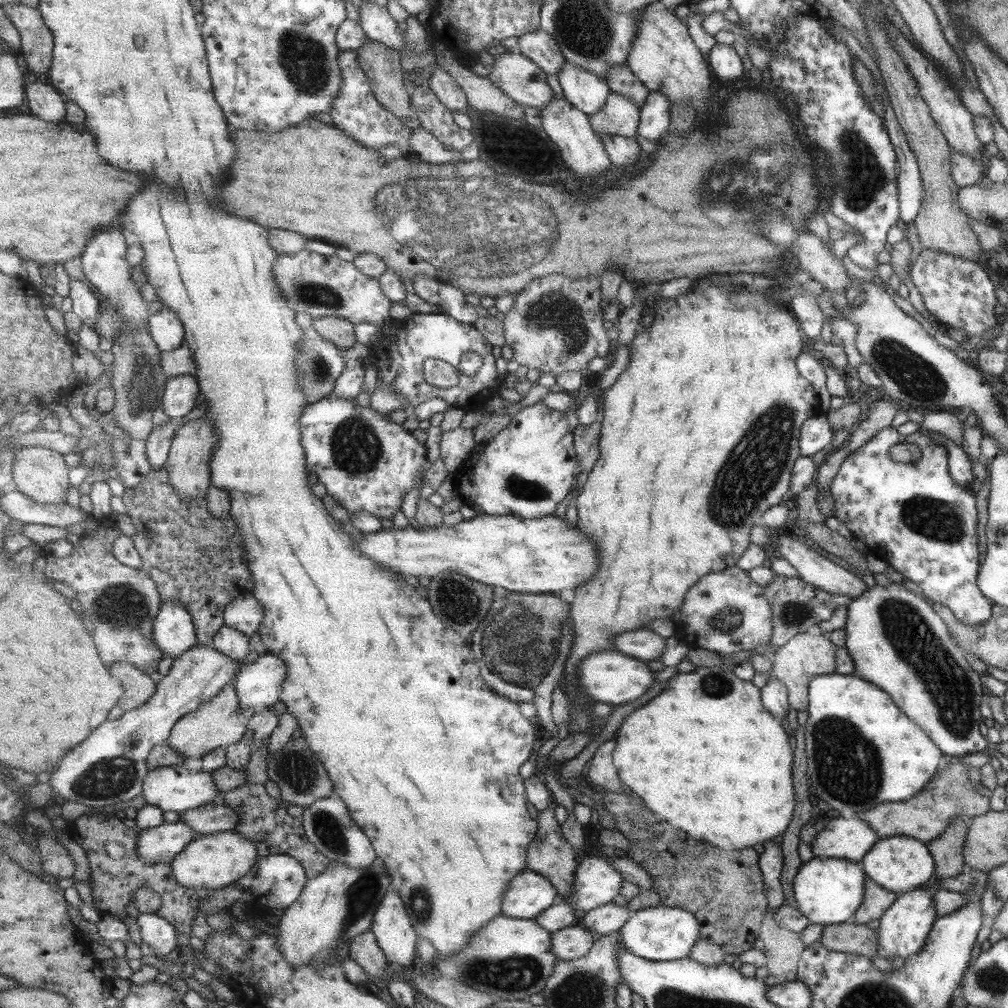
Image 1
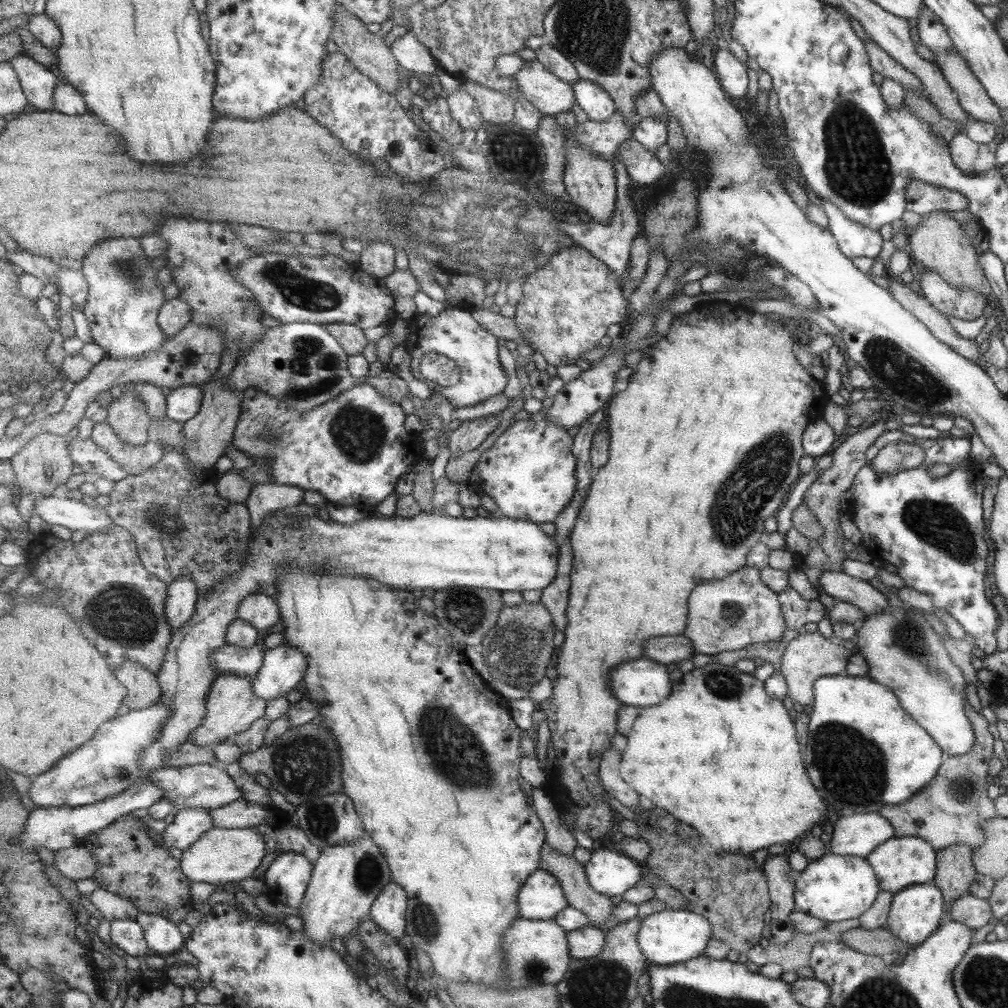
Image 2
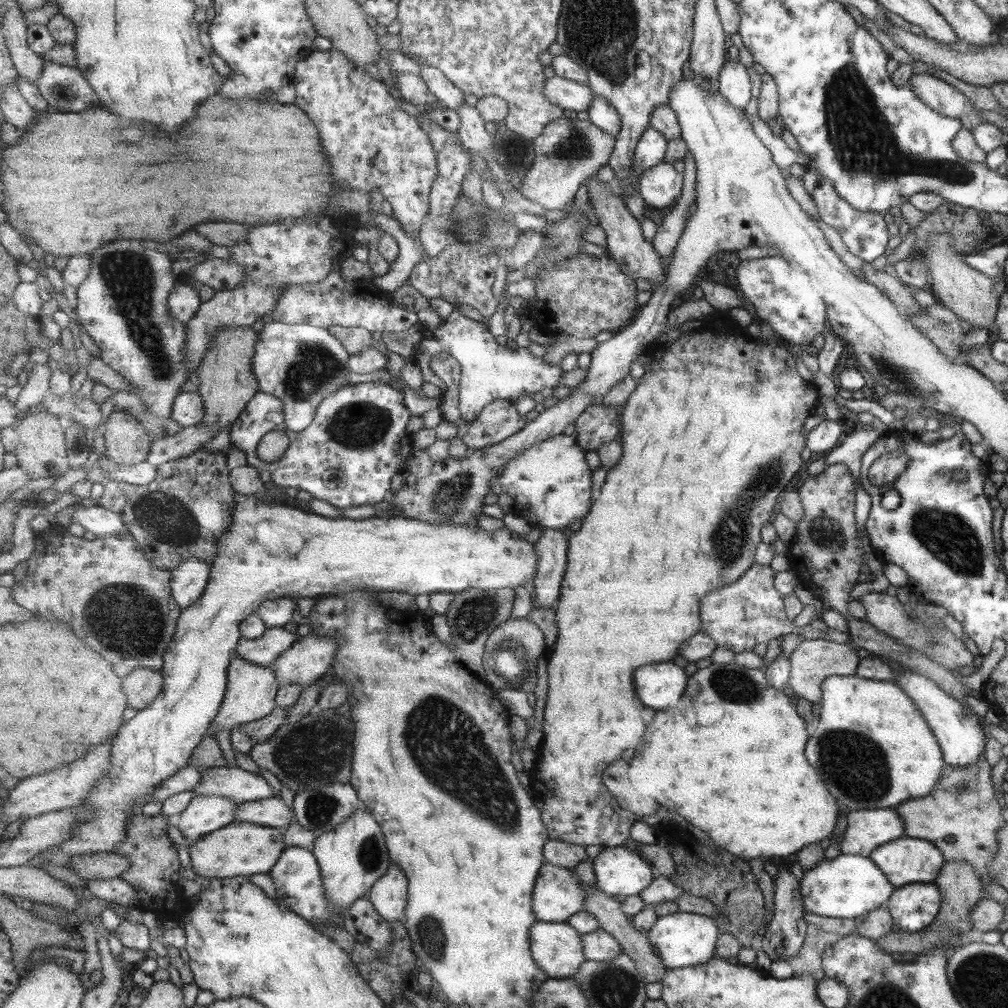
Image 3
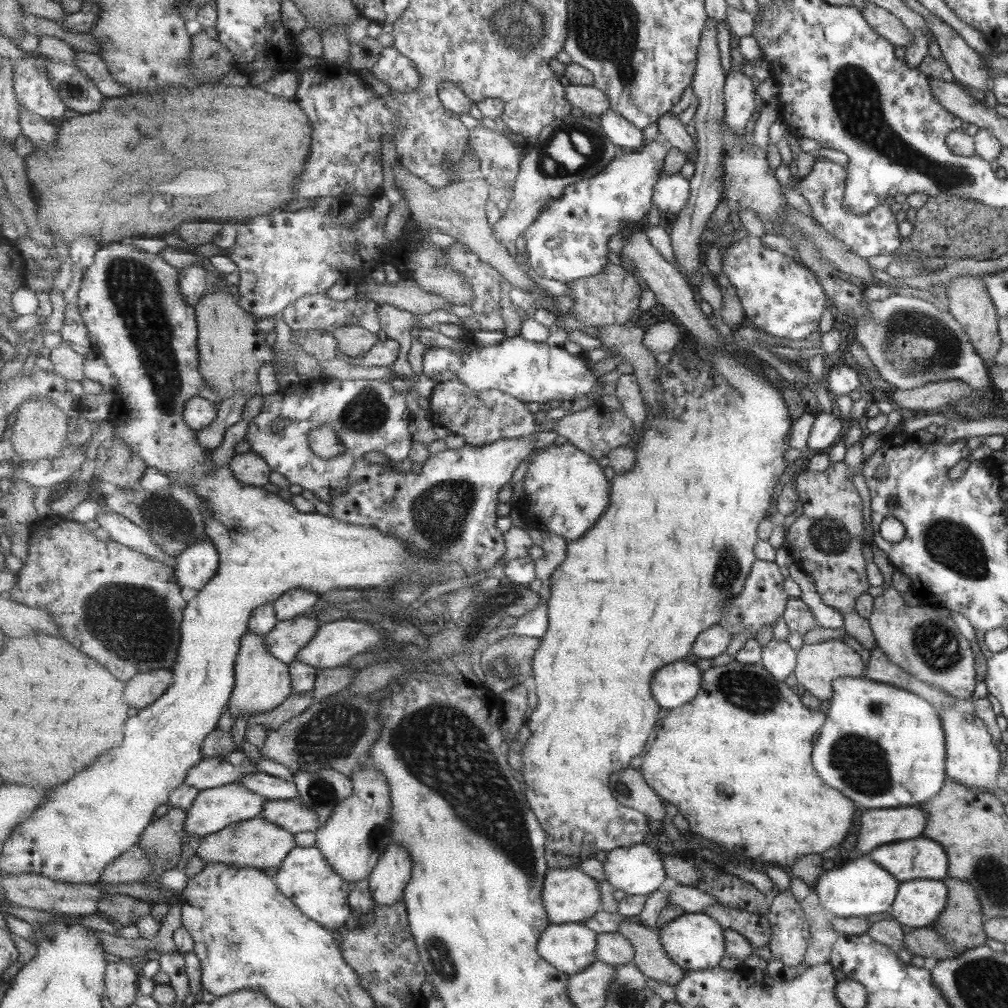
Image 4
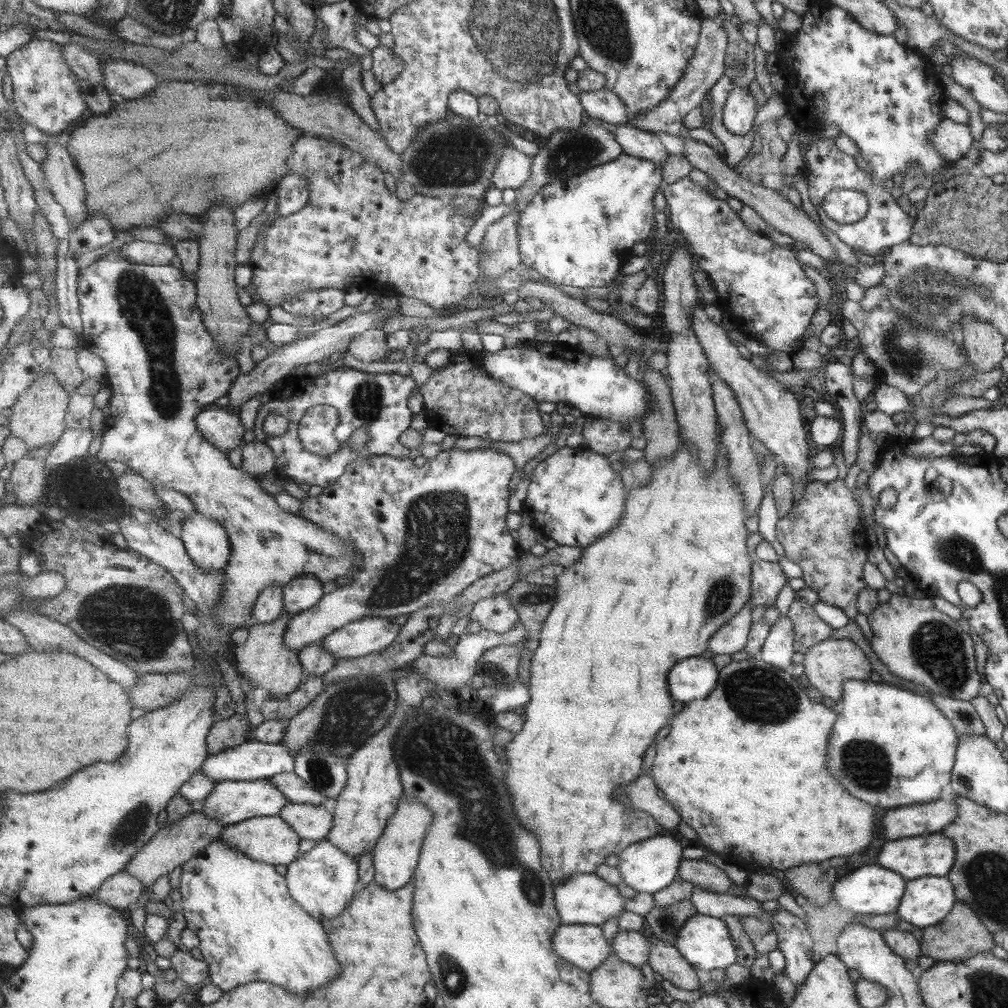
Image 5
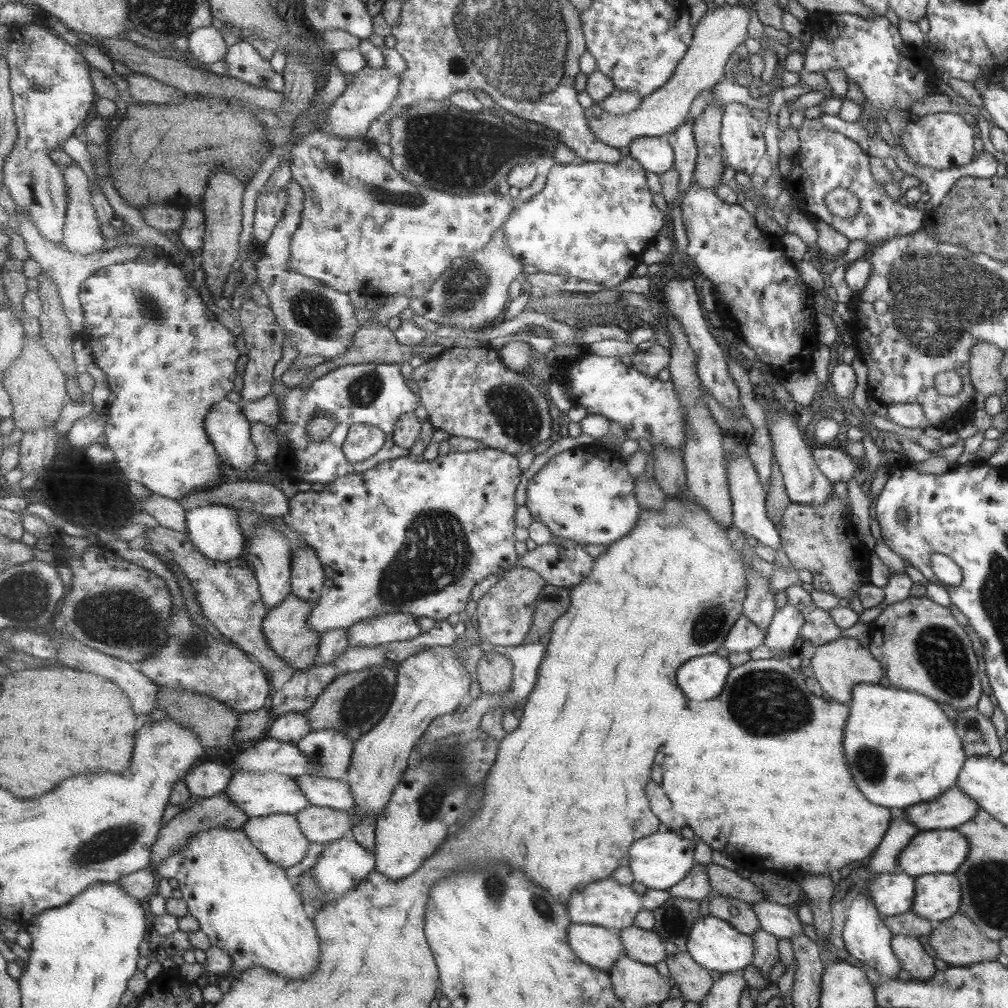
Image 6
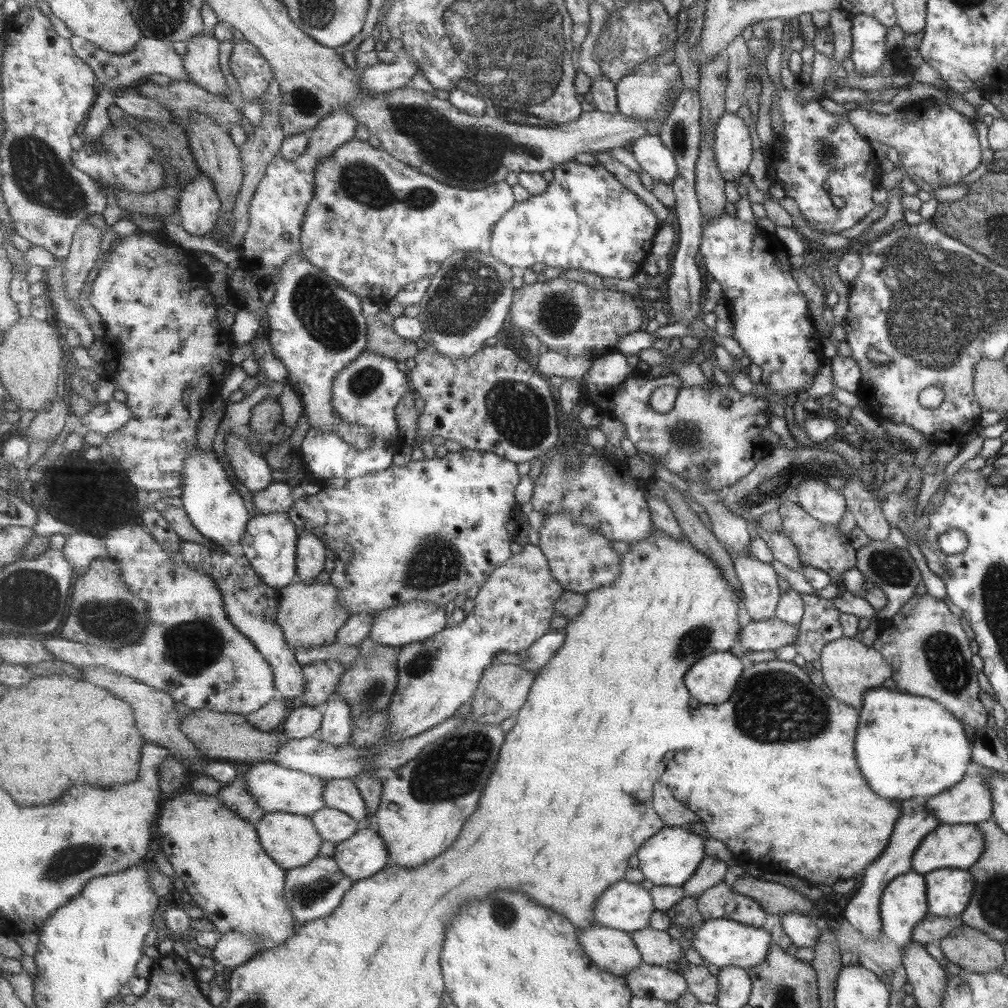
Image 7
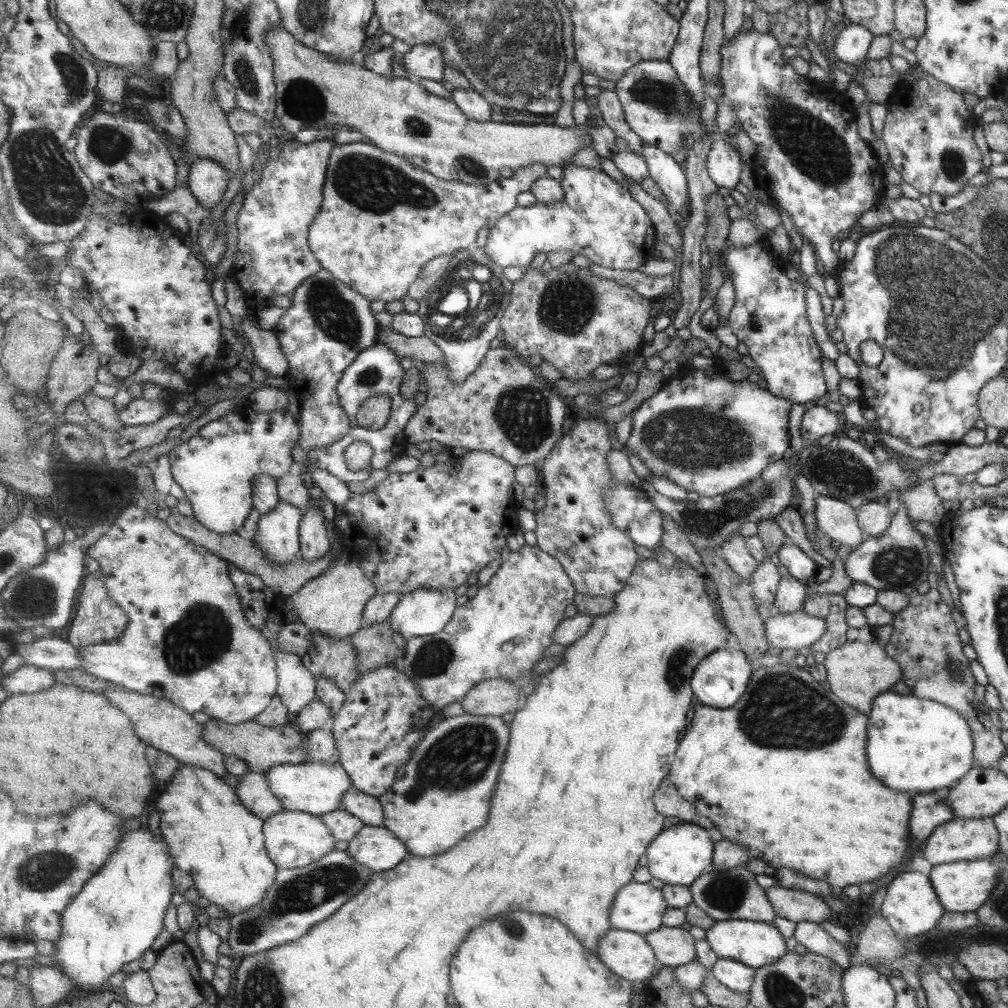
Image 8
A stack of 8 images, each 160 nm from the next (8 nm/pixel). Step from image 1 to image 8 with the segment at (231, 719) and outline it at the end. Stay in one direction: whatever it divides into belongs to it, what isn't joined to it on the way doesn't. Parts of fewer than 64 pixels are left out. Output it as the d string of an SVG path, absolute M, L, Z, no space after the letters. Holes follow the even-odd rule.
M343 547L334 567L327 569L319 578L309 581L299 592L285 598L298 614L299 623L313 634L321 631L331 641L351 638L363 628L363 613L367 603L377 595L377 587L361 568L360 557Z

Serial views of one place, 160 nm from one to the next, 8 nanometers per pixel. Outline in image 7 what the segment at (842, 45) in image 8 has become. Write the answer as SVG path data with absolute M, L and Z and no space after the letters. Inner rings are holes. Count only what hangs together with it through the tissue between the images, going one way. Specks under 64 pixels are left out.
M854 14L850 16L850 21L852 47L849 57L854 64L855 74L857 76L875 75L876 70L879 70L885 62L887 62L887 64L893 64L897 72L902 72L901 66L899 66L899 57L908 57L909 60L914 60L913 56L905 53L903 49L893 50L893 52L888 51L886 47L887 28L871 15Z

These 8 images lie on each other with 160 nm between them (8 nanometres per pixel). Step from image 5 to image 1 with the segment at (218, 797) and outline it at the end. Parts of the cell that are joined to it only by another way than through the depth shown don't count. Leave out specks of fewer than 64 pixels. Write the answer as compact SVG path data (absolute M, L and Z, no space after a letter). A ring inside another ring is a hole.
M184 822L165 823L139 832L138 853L143 862L172 863L195 838L196 832Z

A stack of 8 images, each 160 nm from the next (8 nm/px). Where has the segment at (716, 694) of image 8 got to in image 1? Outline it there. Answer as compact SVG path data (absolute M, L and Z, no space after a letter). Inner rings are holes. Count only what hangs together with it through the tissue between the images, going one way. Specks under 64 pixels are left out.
M614 650L599 652L587 656L578 669L578 681L581 689L591 695L593 701L605 703L610 706L625 704L636 700L651 684L651 672L647 666L635 658Z

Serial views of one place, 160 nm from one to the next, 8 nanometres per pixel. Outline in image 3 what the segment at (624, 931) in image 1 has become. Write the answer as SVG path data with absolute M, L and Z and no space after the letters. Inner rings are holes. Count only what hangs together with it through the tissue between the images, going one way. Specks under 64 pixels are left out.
M675 911L656 918L646 937L652 951L659 957L666 969L695 966L713 958L719 927L712 917Z

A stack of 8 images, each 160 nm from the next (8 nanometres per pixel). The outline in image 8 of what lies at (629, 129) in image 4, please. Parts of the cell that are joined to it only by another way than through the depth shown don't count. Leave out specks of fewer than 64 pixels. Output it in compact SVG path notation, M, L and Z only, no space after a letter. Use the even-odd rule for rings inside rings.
M643 143L639 155L647 165L649 178L653 179L661 190L661 194L669 200L668 212L670 214L685 212L685 208L689 204L687 179L671 154L661 151L651 144Z

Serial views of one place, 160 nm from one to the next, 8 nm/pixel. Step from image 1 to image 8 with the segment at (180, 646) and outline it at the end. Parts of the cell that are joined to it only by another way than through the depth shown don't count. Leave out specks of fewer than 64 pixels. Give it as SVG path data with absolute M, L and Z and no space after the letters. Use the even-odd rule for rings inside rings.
M247 404L240 405L232 411L228 412L226 415L218 418L217 420L211 421L205 424L199 433L195 437L191 438L187 442L182 442L180 445L175 446L169 452L169 462L171 464L171 472L173 474L174 480L182 487L186 498L192 506L192 510L197 520L206 526L209 530L216 532L217 534L235 534L242 533L242 528L245 526L245 520L249 518L251 514L251 508L254 507L254 494L253 494L253 477L257 473L267 473L268 475L273 475L275 478L281 478L287 474L292 474L296 471L295 463L291 457L291 450L293 450L293 444L299 444L299 440L302 435L302 428L300 426L299 420L293 419L293 416L287 408L283 410L274 410L273 412L256 412L253 407Z

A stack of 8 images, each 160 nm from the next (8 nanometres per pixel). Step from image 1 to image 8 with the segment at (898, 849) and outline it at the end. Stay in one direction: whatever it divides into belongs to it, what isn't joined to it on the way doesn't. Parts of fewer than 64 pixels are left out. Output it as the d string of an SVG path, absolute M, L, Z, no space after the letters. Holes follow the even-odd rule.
M953 818L936 826L928 837L928 840L921 846L922 857L934 867L949 862L969 862L985 860L998 850L999 831L995 823L989 818Z

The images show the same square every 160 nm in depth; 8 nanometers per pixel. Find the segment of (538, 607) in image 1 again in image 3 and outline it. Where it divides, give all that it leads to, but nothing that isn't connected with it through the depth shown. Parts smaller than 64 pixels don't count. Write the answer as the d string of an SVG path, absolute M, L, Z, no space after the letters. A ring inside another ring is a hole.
M511 617L507 622L501 624L486 644L484 668L488 672L495 672L495 676L491 680L487 680L489 684L497 684L499 676L505 678L509 682L507 688L494 689L500 690L520 690L525 693L535 691L535 686L521 686L521 684L537 684L537 666L539 666L539 658L547 657L550 649L545 642L545 634L541 632L541 628L537 624L533 624L527 617Z

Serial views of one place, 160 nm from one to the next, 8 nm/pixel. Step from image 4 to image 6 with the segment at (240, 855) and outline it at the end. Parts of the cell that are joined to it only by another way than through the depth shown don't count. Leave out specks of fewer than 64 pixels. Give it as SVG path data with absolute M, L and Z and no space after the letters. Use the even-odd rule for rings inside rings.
M272 814L266 817L250 818L242 828L247 833L249 840L274 863L285 868L291 868L301 862L308 853L310 840L301 830L300 822L296 815Z

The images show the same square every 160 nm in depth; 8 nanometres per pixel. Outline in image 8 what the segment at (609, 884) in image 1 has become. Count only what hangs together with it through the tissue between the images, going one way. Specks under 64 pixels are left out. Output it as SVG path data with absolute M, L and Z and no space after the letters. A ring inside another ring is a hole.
M682 822L679 825L670 824L665 830L657 834L648 845L644 852L647 858L645 867L648 868L653 878L661 880L664 884L689 886L701 876L701 872L707 866L711 866L713 845L709 834L701 826L687 822Z

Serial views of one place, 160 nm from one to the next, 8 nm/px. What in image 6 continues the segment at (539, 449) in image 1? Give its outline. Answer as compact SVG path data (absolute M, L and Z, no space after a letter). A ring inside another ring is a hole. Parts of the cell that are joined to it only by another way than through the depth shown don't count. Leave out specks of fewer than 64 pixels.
M584 445L557 453L532 477L527 486L525 505L533 520L548 527L554 536L562 536L581 545L607 546L626 537L635 528L641 509L636 497L636 477L631 476L627 460L619 452Z

